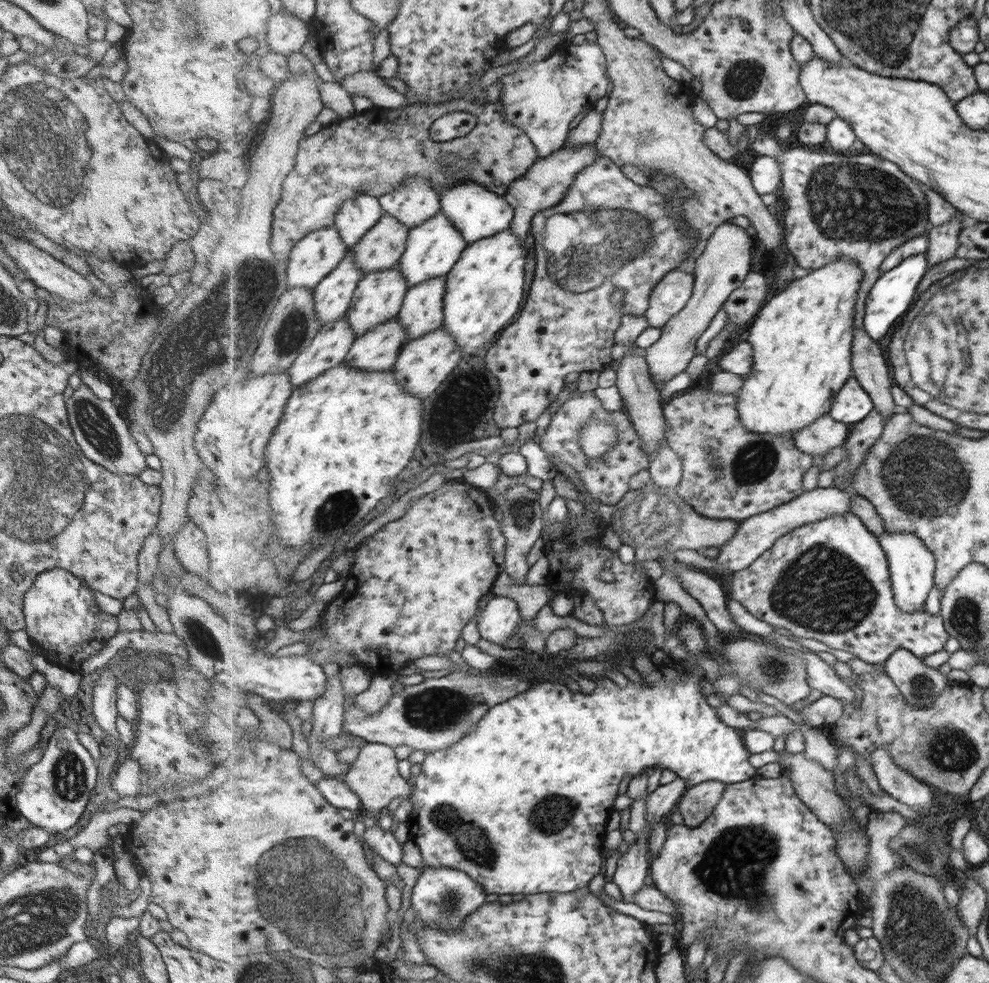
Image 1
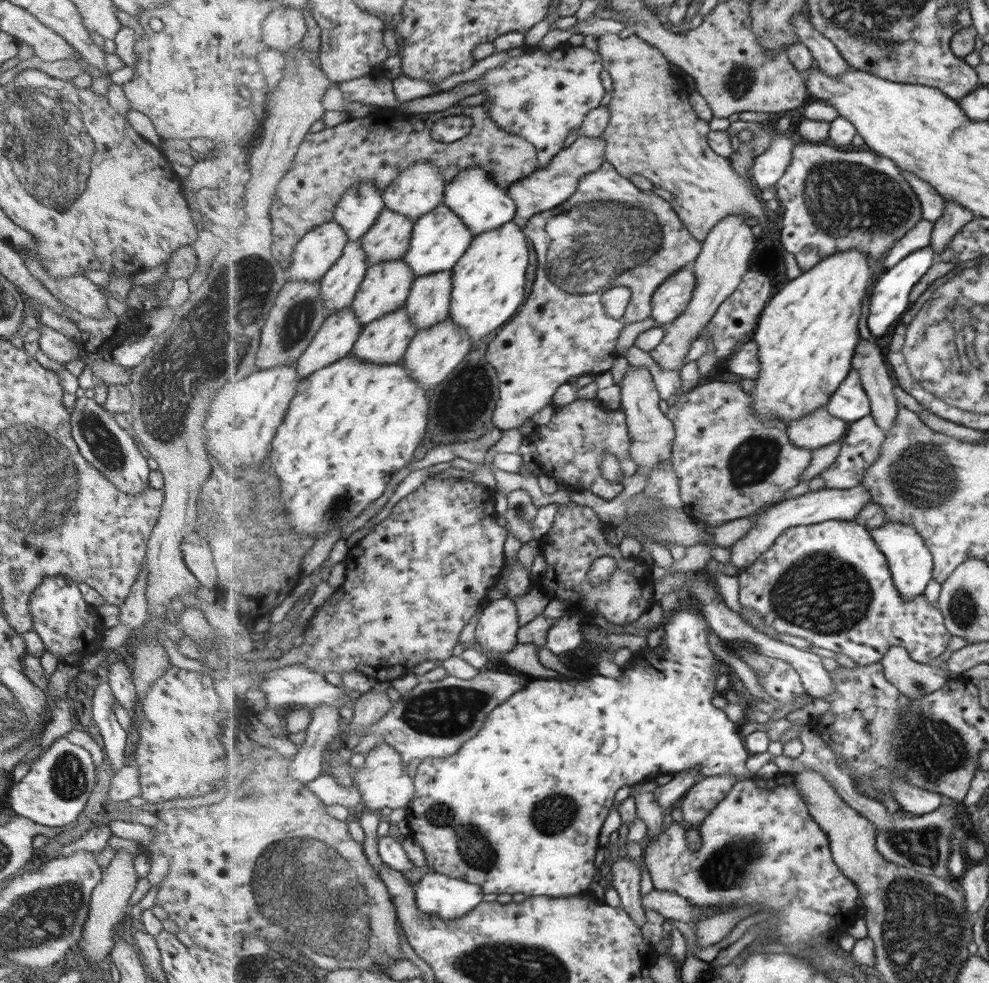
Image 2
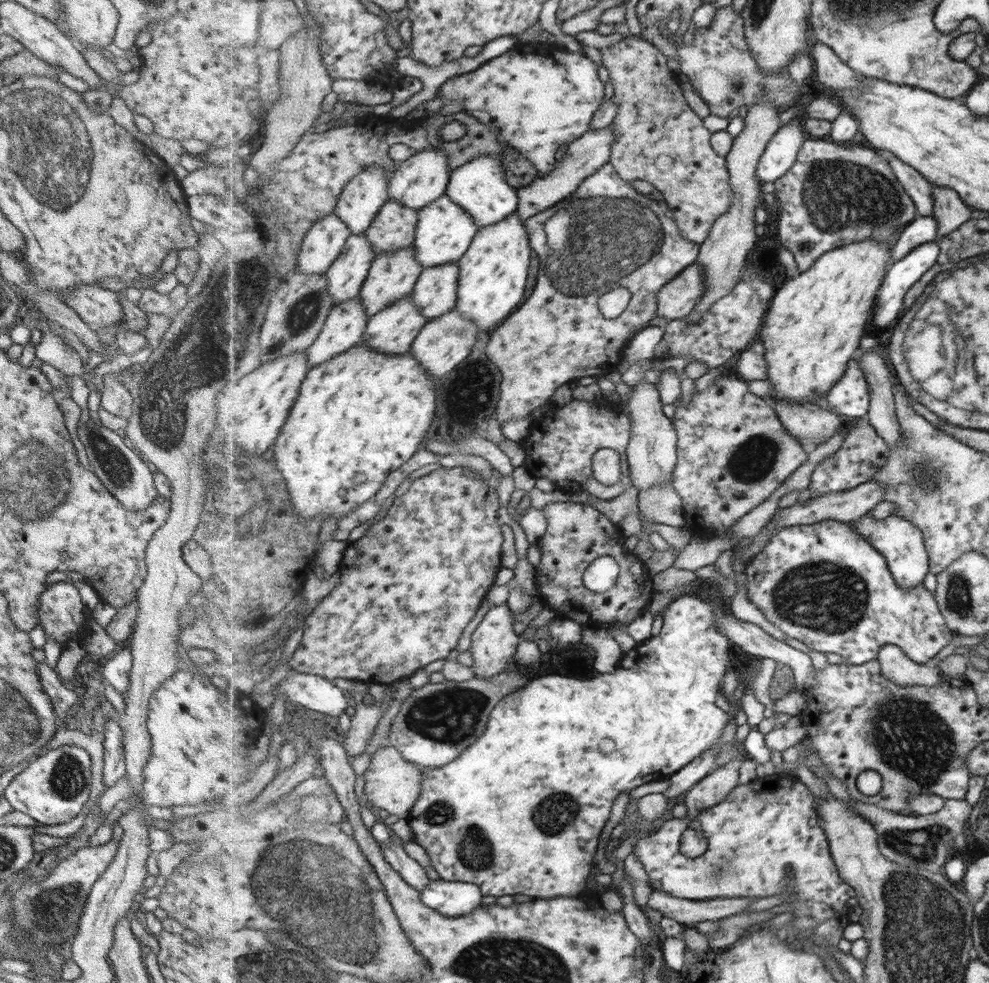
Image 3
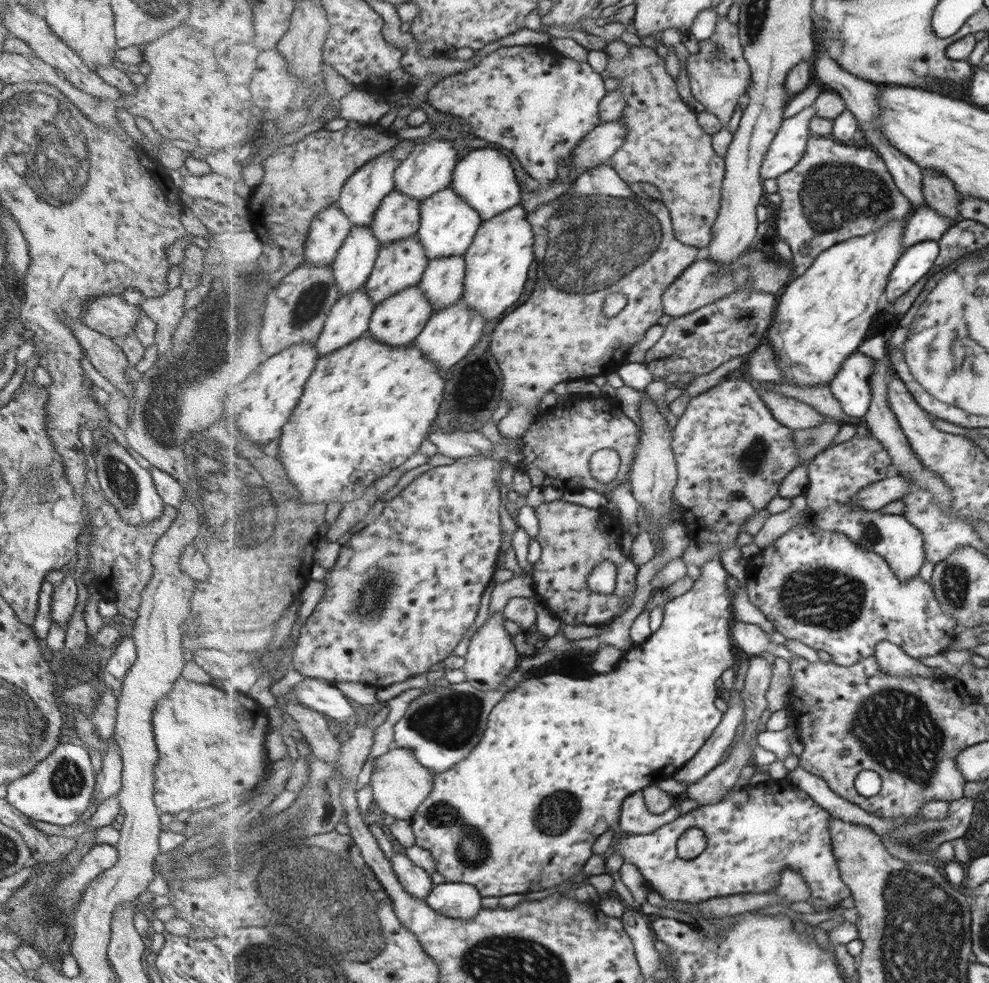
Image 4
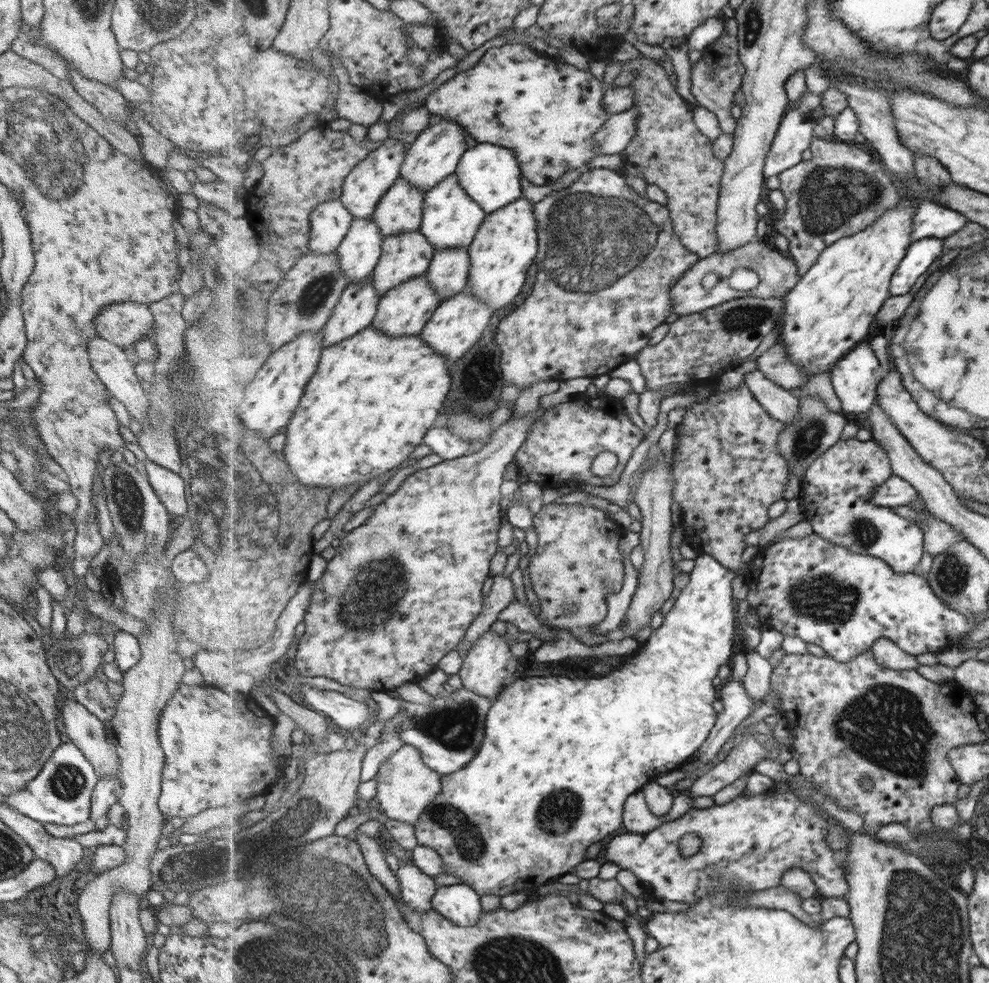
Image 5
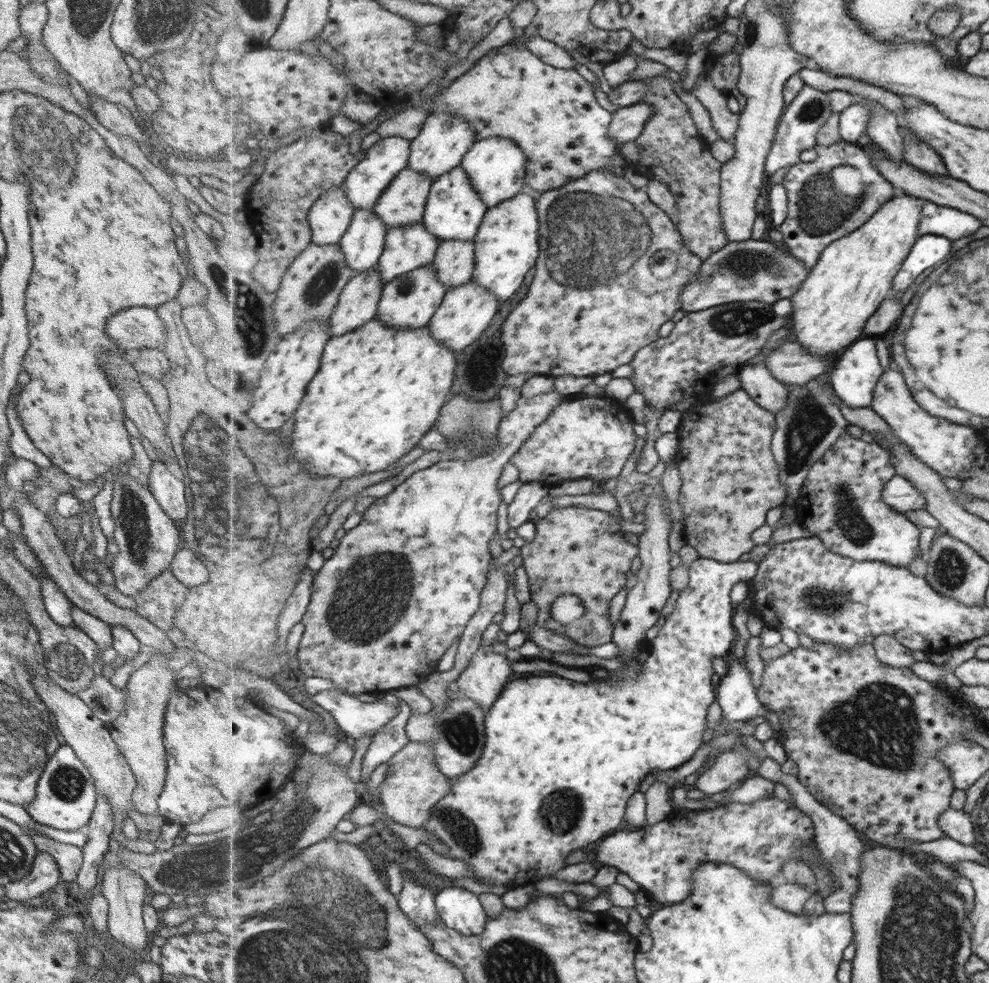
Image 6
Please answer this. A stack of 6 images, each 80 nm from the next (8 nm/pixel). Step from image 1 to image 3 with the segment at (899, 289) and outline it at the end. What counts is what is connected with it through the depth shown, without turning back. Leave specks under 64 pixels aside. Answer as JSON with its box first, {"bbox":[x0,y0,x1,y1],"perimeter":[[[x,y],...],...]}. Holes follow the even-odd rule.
{"bbox":[873,241,937,328],"perimeter":[[[937,241],[925,243],[912,248],[902,259],[893,262],[879,289],[873,314],[873,326],[885,328],[900,316],[902,300],[906,293],[921,279],[925,270],[929,270],[935,264],[937,254]]]}

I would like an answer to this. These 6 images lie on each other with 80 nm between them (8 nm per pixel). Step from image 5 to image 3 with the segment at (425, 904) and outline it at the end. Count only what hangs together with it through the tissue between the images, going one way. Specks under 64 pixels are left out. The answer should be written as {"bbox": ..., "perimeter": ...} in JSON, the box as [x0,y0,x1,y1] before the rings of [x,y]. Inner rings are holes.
{"bbox":[382,841,432,893],"perimeter":[[[387,841],[386,845],[382,845],[382,849],[386,859],[392,864],[392,867],[420,893],[428,887],[432,881],[425,872],[425,867],[421,866],[417,860],[411,858],[403,844],[392,845]]]}

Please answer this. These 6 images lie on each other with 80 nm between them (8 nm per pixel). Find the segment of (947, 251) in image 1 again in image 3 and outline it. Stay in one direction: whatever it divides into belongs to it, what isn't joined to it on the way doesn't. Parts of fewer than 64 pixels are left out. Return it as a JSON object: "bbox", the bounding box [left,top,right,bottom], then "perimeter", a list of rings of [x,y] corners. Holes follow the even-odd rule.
{"bbox":[930,184,972,241],"perimeter":[[[930,184],[930,186],[931,197],[933,197],[933,218],[938,224],[939,235],[935,238],[937,241],[949,232],[957,230],[963,222],[970,220],[972,210],[967,208],[953,190],[945,186],[935,186],[935,184]]]}

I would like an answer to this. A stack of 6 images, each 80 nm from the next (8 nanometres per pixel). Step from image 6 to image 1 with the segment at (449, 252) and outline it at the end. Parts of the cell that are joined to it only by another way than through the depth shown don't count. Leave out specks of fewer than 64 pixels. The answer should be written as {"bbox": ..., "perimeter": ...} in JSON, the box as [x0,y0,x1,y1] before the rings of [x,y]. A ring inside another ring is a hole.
{"bbox":[398,276,448,342],"perimeter":[[[446,276],[429,279],[409,289],[403,302],[403,309],[398,314],[399,322],[403,323],[408,332],[408,340],[406,342],[411,342],[444,326],[446,320],[443,307],[445,307],[444,300],[445,293],[447,293],[447,281],[448,278]]]}

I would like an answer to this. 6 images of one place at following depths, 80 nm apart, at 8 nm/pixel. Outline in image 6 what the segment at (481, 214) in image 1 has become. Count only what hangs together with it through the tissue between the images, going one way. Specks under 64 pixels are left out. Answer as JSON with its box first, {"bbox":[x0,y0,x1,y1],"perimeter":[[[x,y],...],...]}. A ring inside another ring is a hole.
{"bbox":[461,137,526,208],"perimeter":[[[491,137],[476,141],[465,156],[461,168],[467,172],[471,186],[479,192],[479,196],[488,204],[488,208],[491,208],[503,201],[514,199],[523,191],[523,186],[526,184],[526,163],[525,152],[517,144],[513,144],[511,139]]]}

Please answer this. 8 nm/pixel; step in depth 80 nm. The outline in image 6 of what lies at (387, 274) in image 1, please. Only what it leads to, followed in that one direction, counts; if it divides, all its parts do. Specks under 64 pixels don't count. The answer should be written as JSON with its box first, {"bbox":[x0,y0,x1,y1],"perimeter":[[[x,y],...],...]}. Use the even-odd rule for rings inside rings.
{"bbox":[377,223,440,286],"perimeter":[[[423,223],[405,228],[390,228],[384,253],[377,266],[384,286],[398,276],[433,263],[440,243],[438,236],[427,232]]]}

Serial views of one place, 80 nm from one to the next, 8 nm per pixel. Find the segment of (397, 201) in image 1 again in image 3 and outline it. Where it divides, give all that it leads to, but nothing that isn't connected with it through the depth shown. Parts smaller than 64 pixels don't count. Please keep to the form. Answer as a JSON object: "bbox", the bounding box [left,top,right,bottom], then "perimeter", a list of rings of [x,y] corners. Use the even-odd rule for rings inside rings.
{"bbox":[389,148,453,212],"perimeter":[[[427,148],[400,163],[400,167],[391,175],[389,182],[390,199],[398,200],[402,205],[407,205],[407,208],[414,208],[415,212],[428,207],[434,200],[442,199],[450,187],[450,179],[453,174],[447,157],[449,154],[445,150]]]}

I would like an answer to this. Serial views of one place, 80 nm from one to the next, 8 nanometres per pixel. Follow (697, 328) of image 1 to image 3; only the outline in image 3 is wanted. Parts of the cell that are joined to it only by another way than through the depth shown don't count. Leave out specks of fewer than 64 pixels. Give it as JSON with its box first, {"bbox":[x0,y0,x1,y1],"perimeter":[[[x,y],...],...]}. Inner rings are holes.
{"bbox":[685,101,782,323],"perimeter":[[[761,101],[757,105],[748,108],[747,116],[743,119],[745,126],[743,130],[734,138],[731,153],[726,157],[727,167],[731,174],[731,187],[735,198],[732,200],[731,208],[727,214],[723,214],[721,218],[715,222],[714,228],[711,230],[710,238],[701,245],[698,263],[702,264],[706,272],[705,286],[707,291],[703,293],[701,301],[691,314],[685,316],[688,323],[696,323],[702,316],[709,312],[714,304],[723,300],[725,296],[729,296],[737,281],[740,280],[741,270],[744,270],[750,252],[753,246],[757,244],[757,224],[755,224],[755,212],[759,204],[759,196],[761,196],[761,182],[758,178],[758,165],[763,155],[771,143],[771,139],[778,134],[782,127],[781,118],[779,118],[780,109],[772,104],[771,101]]]}

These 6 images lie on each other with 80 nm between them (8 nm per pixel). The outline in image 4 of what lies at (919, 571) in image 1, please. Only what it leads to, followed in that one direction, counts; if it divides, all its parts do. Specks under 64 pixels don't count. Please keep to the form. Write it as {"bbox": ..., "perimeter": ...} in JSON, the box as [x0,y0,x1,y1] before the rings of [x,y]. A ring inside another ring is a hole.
{"bbox":[805,431,923,581],"perimeter":[[[868,431],[863,438],[855,436],[828,447],[808,467],[809,484],[805,495],[808,498],[808,508],[813,512],[813,522],[829,532],[846,533],[855,544],[879,553],[890,564],[899,581],[916,578],[923,560],[919,529],[905,520],[902,514],[883,514],[852,505],[866,486],[891,475],[892,460],[883,443]]]}

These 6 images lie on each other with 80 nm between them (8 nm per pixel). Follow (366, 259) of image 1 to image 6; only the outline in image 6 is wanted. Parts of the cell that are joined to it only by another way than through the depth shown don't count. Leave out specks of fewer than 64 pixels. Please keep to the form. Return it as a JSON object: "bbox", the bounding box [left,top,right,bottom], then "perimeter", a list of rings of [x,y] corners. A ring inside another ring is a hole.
{"bbox":[374,168,434,229],"perimeter":[[[407,168],[382,195],[374,212],[388,229],[424,223],[426,206],[434,180]]]}

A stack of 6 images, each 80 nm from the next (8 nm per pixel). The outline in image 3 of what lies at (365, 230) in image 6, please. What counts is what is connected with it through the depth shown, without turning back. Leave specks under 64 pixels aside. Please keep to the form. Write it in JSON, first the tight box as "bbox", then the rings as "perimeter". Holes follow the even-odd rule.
{"bbox":[326,234,377,304],"perimeter":[[[352,234],[342,255],[326,272],[329,294],[336,304],[359,297],[377,252],[367,235]]]}

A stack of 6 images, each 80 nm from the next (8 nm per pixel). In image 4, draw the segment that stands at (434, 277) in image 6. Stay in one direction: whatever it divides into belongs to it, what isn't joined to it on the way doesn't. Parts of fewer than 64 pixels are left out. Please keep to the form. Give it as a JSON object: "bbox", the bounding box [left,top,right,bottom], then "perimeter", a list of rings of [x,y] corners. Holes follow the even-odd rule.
{"bbox":[369,285,434,347],"perimeter":[[[419,285],[407,288],[406,291],[399,292],[398,295],[376,306],[369,334],[382,343],[390,344],[392,347],[405,347],[409,343],[415,342],[433,314],[434,308],[431,308],[431,302],[427,300]]]}

